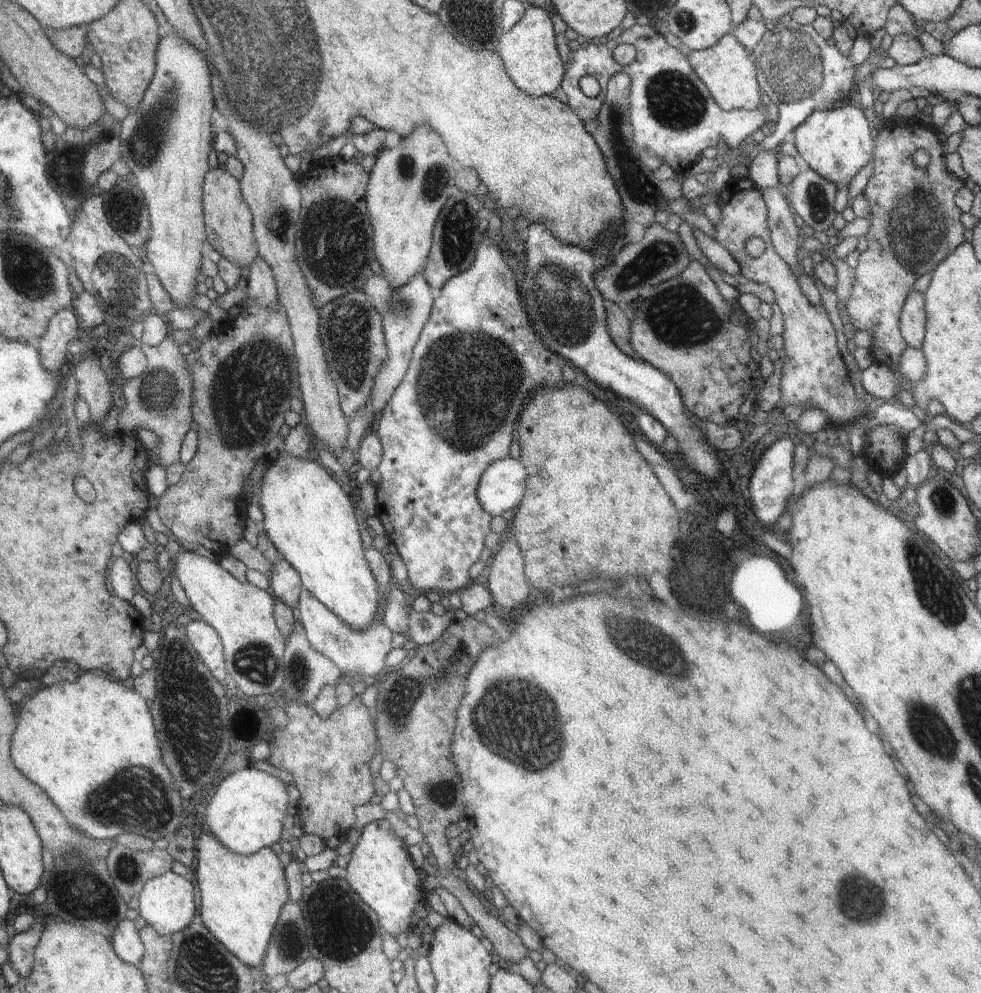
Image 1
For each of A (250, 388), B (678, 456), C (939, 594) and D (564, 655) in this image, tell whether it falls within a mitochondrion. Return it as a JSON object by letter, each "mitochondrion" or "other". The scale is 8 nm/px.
{"A":"mitochondrion","B":"other","C":"mitochondrion","D":"other"}

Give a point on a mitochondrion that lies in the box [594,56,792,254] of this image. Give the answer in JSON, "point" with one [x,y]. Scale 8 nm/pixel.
{"point":[676,101]}

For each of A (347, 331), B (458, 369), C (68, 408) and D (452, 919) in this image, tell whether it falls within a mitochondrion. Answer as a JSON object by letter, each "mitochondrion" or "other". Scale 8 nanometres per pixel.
{"A":"mitochondrion","B":"mitochondrion","C":"other","D":"other"}

